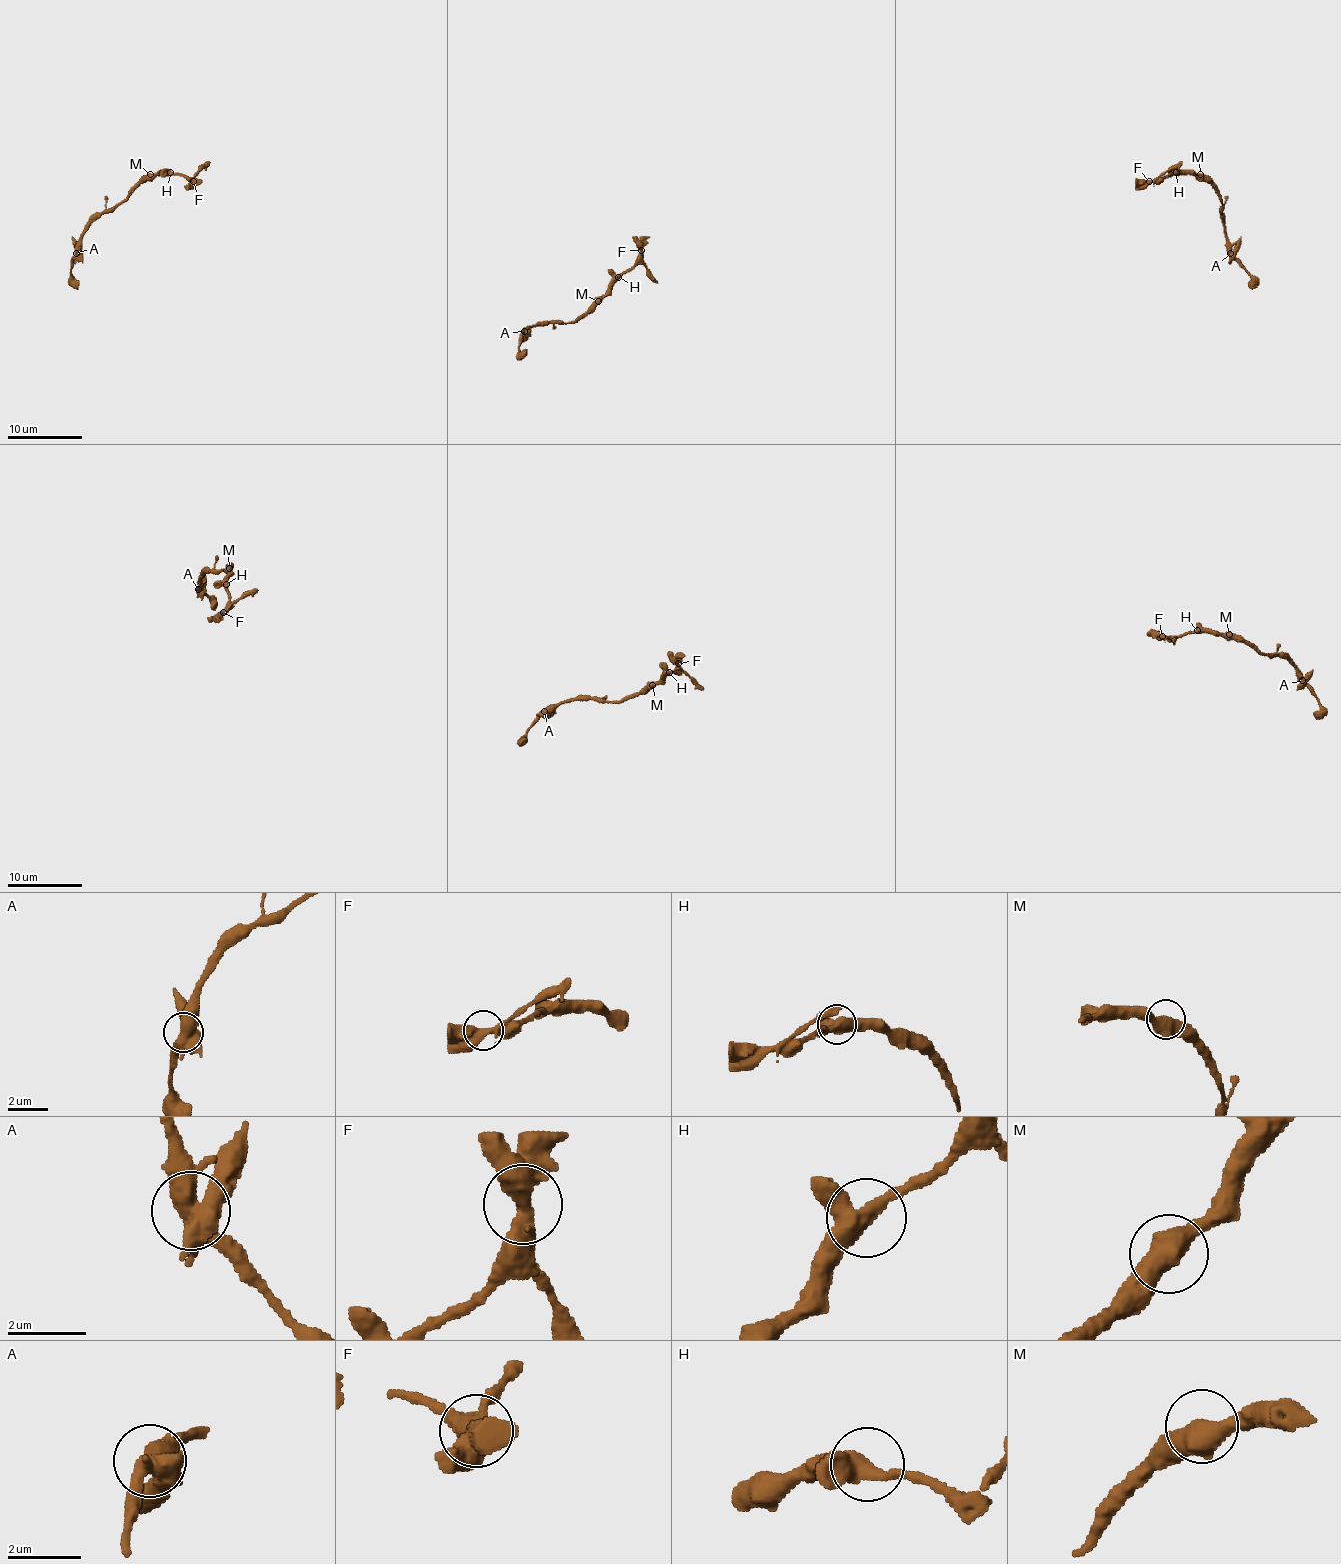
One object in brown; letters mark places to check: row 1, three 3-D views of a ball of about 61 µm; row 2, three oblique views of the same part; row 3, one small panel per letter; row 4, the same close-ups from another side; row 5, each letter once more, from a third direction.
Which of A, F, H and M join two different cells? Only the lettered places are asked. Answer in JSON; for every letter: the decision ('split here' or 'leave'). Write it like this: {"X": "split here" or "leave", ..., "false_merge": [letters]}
{"A": "leave", "F": "split here", "H": "leave", "M": "leave", "false_merge": ["F"]}

